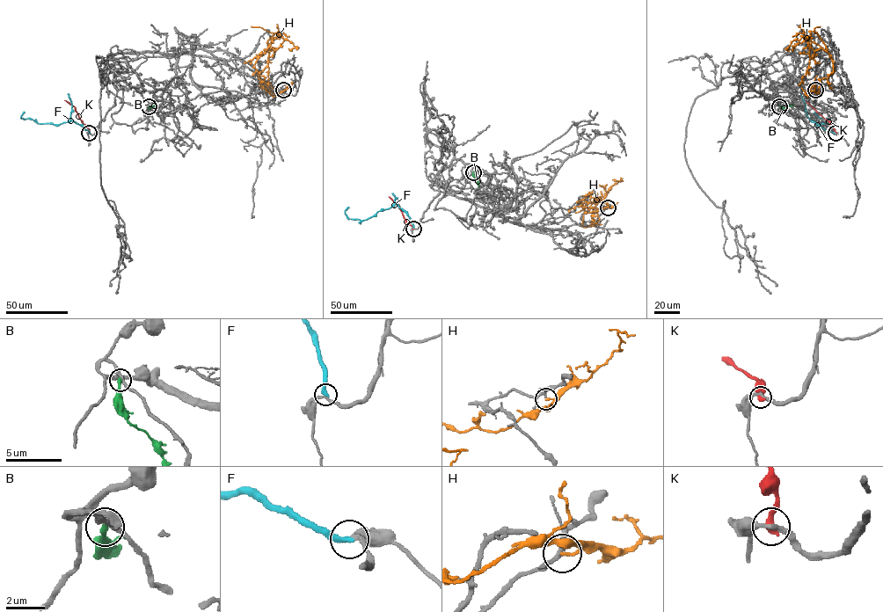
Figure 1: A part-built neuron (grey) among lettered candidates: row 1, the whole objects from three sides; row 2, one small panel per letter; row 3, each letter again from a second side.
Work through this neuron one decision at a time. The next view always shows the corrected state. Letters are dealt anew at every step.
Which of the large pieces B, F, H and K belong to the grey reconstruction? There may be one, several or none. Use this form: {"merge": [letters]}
{"merge": ["F"]}

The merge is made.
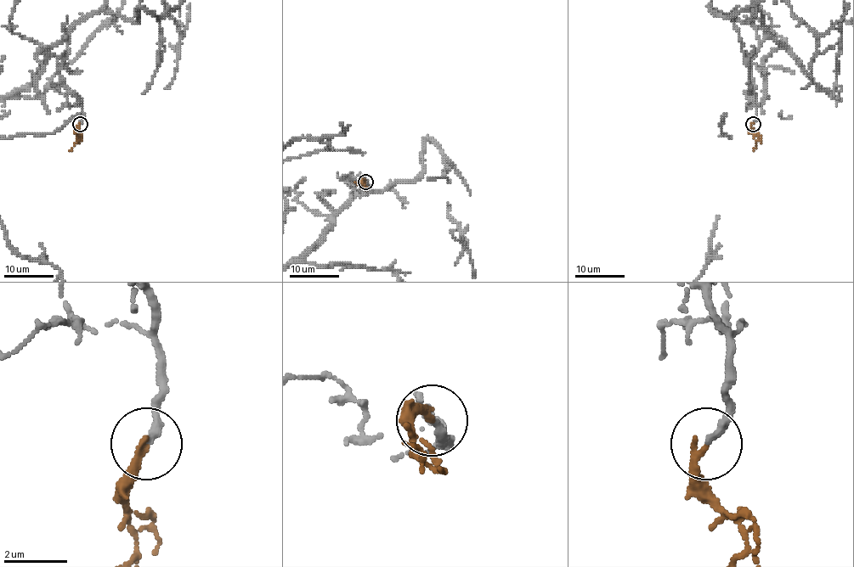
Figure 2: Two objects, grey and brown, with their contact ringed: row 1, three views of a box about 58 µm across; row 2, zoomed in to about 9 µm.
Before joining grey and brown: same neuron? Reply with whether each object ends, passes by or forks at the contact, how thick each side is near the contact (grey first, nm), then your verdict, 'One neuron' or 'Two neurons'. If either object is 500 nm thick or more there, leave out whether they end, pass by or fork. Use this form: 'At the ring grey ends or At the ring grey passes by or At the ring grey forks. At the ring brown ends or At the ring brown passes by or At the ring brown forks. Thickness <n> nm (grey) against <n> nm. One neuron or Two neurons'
At the ring grey ends. At the ring brown ends. Thickness 240 nm (grey) against 220 nm. One neuron

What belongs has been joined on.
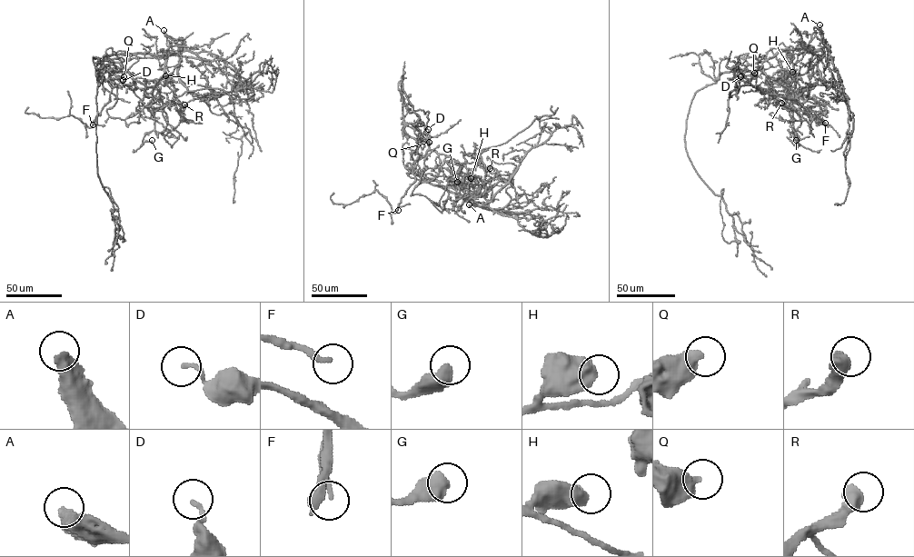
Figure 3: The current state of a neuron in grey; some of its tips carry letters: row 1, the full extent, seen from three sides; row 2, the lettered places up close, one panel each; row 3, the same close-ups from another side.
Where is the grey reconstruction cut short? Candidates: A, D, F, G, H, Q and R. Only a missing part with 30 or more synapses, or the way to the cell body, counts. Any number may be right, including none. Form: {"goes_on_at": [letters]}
{"goes_on_at": ["A", "F", "R"]}

